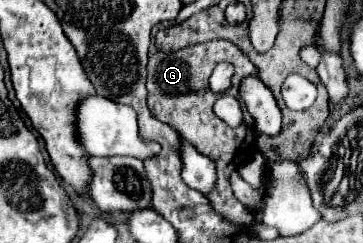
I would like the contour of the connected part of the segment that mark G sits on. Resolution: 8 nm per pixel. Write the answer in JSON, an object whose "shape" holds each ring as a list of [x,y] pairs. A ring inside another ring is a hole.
{"shape":[[[212,40],[206,44],[194,44],[194,46],[188,46],[180,52],[172,52],[172,54],[158,52],[152,48],[150,62],[148,62],[148,84],[146,84],[148,86],[148,106],[158,120],[172,126],[198,152],[202,152],[204,156],[208,156],[216,162],[218,184],[216,184],[216,190],[212,194],[208,194],[216,212],[226,214],[226,218],[232,222],[250,224],[254,216],[246,210],[246,206],[242,206],[234,198],[234,194],[230,194],[230,174],[232,174],[232,170],[236,170],[242,164],[244,156],[248,154],[250,134],[252,134],[252,152],[254,152],[256,134],[254,134],[252,122],[244,122],[238,128],[230,128],[214,114],[212,108],[214,108],[214,102],[218,96],[208,88],[208,78],[210,78],[214,66],[220,62],[230,62],[236,66],[236,76],[232,78],[234,84],[240,84],[246,76],[254,76],[258,72],[256,66],[250,62],[250,58],[246,58],[246,54],[240,48],[230,46],[228,40]]]}

